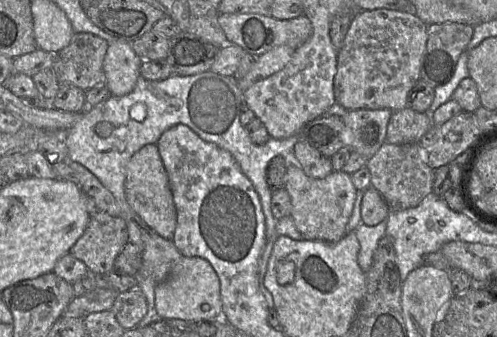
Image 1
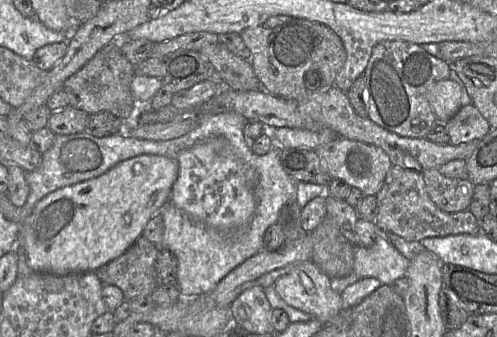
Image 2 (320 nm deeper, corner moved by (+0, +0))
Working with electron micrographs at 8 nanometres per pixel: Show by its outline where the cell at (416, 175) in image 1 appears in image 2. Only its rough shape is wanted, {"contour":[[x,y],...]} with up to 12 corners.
{"contour":[[437,168],[421,174],[426,191],[447,213],[468,210],[475,186]]}

